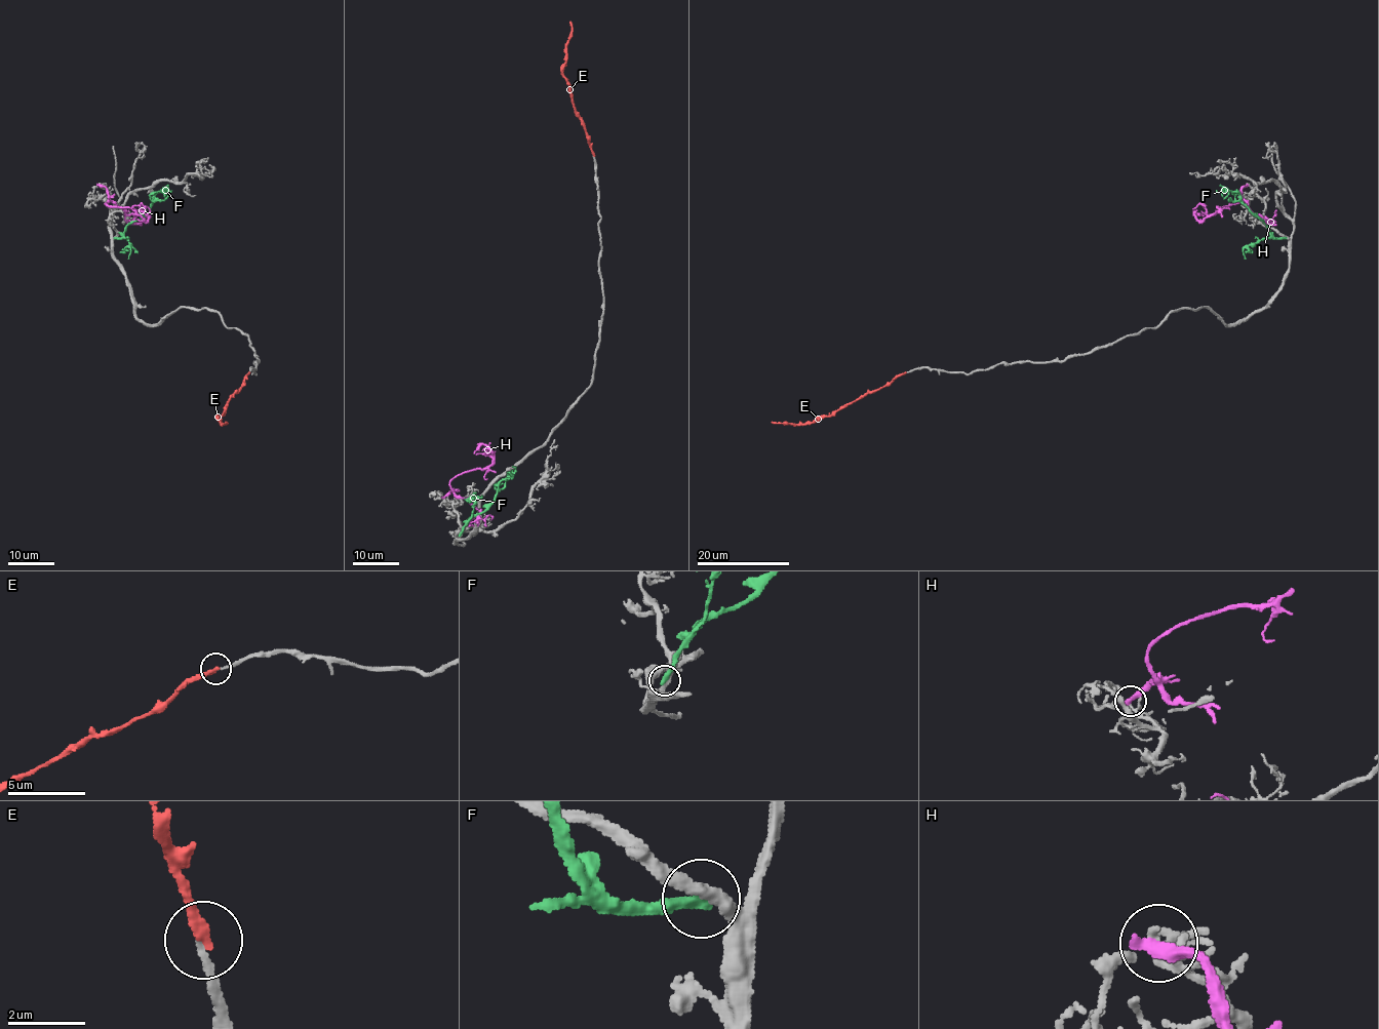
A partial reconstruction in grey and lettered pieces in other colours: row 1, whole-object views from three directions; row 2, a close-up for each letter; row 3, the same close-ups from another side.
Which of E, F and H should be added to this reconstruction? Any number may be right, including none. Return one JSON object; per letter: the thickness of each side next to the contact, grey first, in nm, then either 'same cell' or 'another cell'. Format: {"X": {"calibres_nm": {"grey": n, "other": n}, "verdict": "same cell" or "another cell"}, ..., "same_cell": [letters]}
{"E": {"calibres_nm": {"grey": 150, "other": 280}, "verdict": "same cell"}, "F": {"calibres_nm": {"grey": 320, "other": 320}, "verdict": "another cell"}, "H": {"calibres_nm": {"grey": 130, "other": 380}, "verdict": "another cell"}, "same_cell": ["E"]}

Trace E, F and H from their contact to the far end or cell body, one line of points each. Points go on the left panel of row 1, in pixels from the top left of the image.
E: (248, 372), (219, 417), (222, 424), (225, 422)
F: (115, 237), (120, 237), (129, 224), (149, 212), (158, 191), (167, 190)
H: (101, 185), (106, 189), (109, 200), (105, 204), (140, 209), (148, 215), (147, 221), (132, 213), (129, 215)

